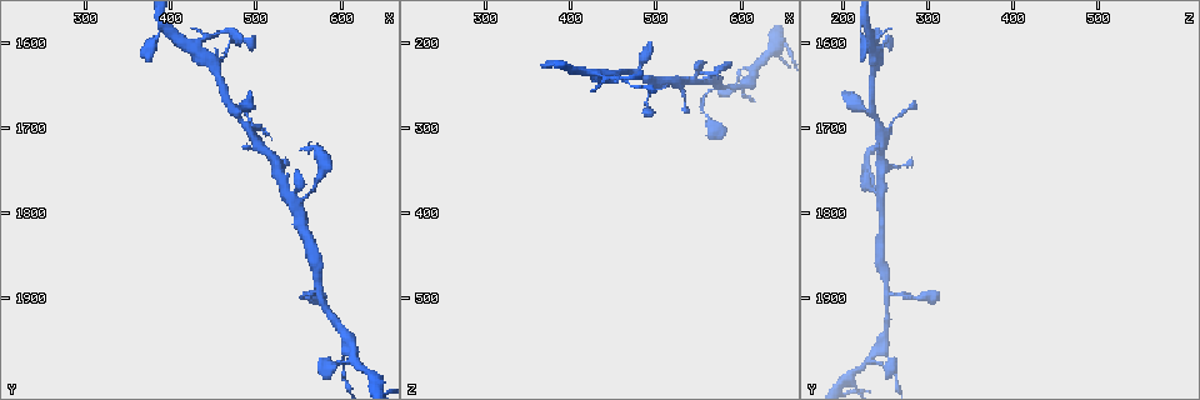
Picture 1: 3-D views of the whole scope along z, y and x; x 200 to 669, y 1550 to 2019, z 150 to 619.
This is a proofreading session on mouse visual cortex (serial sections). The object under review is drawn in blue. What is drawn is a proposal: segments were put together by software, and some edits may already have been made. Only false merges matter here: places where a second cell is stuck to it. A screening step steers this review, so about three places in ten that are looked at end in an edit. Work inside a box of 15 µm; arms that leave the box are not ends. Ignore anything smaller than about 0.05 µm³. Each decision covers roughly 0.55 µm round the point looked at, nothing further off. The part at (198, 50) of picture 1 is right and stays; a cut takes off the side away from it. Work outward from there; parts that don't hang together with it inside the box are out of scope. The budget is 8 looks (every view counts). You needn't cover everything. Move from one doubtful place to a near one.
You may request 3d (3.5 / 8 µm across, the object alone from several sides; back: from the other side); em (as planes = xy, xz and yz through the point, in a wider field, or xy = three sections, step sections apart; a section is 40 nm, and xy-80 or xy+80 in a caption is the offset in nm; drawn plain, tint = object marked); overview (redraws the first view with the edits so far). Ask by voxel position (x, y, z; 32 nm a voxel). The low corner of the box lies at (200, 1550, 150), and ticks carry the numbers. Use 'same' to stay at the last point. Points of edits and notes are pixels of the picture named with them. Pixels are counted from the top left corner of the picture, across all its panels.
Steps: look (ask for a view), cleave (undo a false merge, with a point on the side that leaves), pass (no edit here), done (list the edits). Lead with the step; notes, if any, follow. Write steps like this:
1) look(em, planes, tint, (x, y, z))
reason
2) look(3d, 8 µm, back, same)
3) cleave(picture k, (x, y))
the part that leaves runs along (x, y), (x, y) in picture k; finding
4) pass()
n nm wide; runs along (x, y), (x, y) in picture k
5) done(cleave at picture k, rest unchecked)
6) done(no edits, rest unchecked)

look(3d, 3.5 µm, (460, 1610, 240))
calibre changes

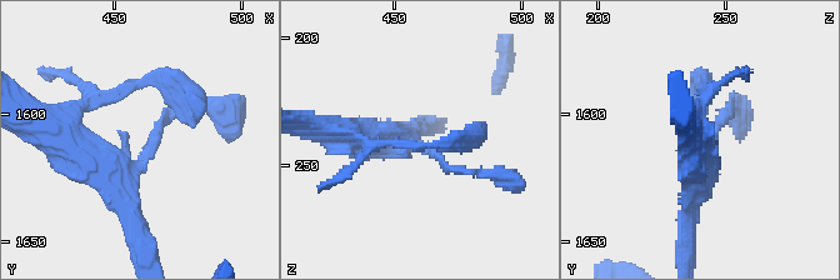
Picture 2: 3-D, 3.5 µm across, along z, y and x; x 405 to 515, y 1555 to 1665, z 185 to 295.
look(em, xy, step 2, tint, (464, 1613, 244))
arms of 100, 400 nm; need the tissue

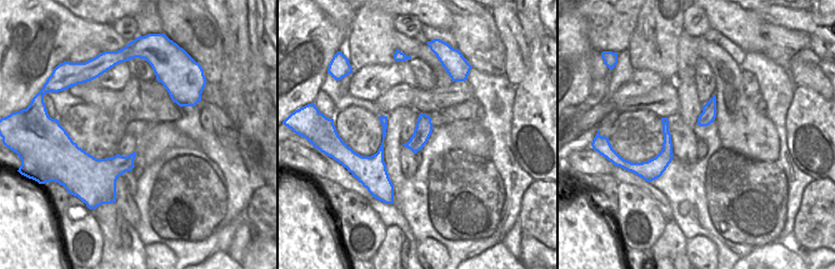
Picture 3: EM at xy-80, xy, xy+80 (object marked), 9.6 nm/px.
pass()
runs along (366, 135), (481, 173) in picture 2; one cell here

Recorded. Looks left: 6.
look(3d, 3.5 µm, (495, 1705, 250))
sharp bend

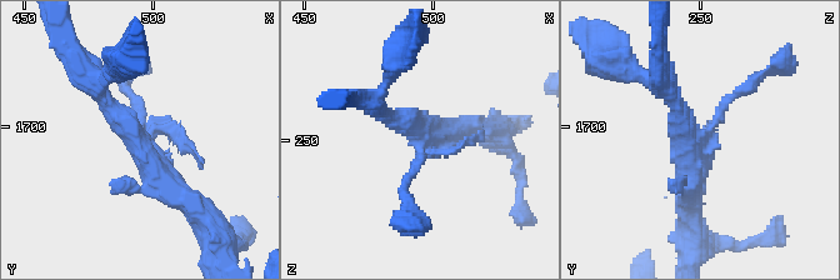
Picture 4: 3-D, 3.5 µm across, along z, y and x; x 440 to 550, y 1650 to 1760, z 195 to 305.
look(em, xy, step 5, tint, (494, 1703, 245))

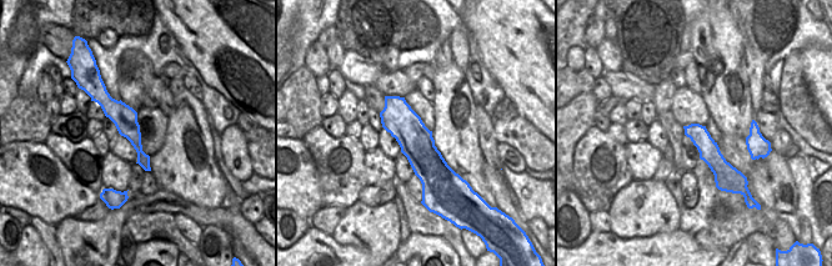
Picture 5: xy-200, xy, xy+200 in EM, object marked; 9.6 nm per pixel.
pass()
all the same cell

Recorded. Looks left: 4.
look(3d, 3.5 µm, (545, 1790, 250))
sharp bend

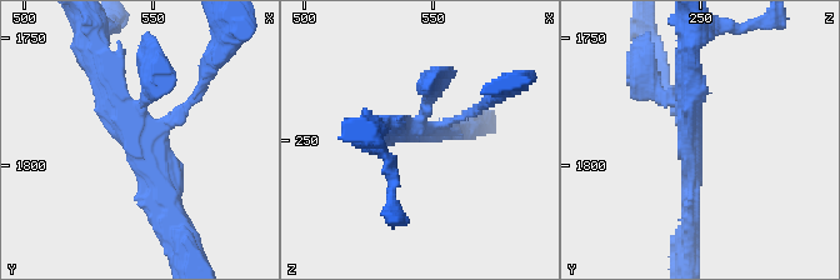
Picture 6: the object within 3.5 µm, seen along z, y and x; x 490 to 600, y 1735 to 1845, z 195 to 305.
look(em, planes, tint, (542, 1787, 247))
4 arms; arms of 100, 200, 250, 300 nm

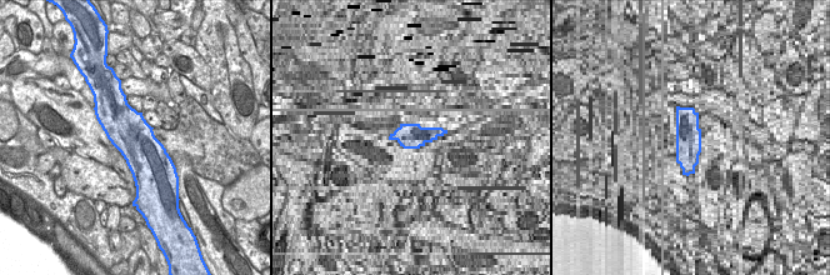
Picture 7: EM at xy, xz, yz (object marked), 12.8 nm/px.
pass()
runs along (95, 61), (141, 145), (160, 214) in picture 6; all the same cell

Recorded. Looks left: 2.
done(no edits, rest unchecked)

